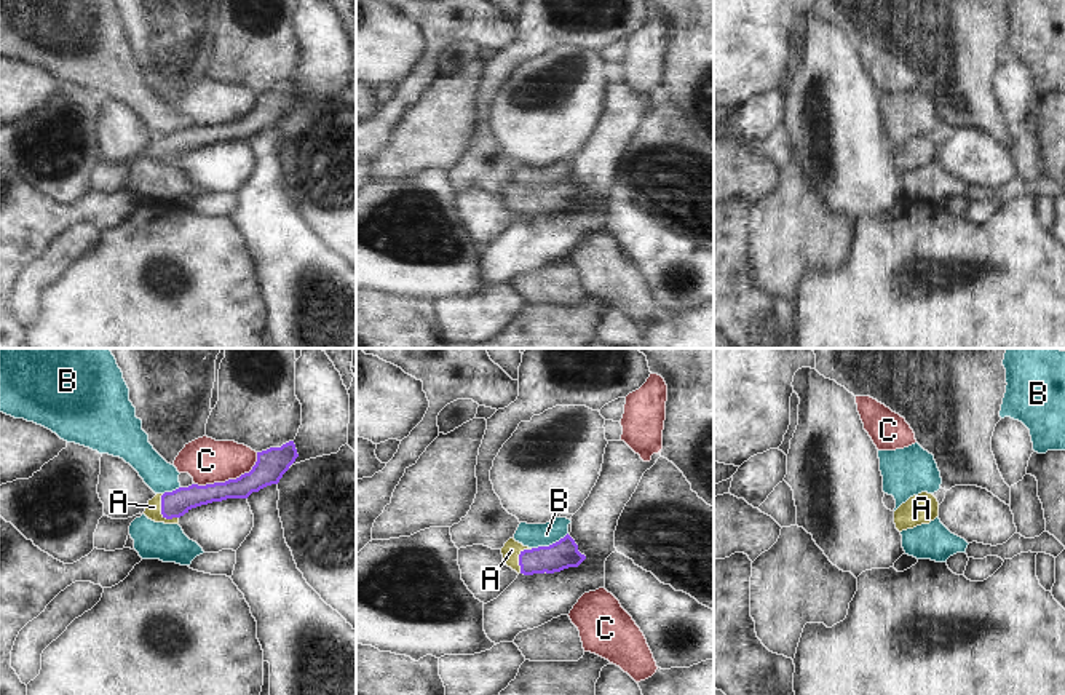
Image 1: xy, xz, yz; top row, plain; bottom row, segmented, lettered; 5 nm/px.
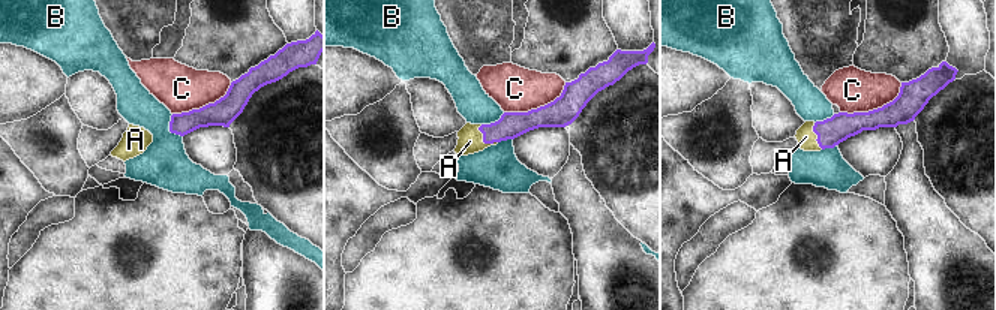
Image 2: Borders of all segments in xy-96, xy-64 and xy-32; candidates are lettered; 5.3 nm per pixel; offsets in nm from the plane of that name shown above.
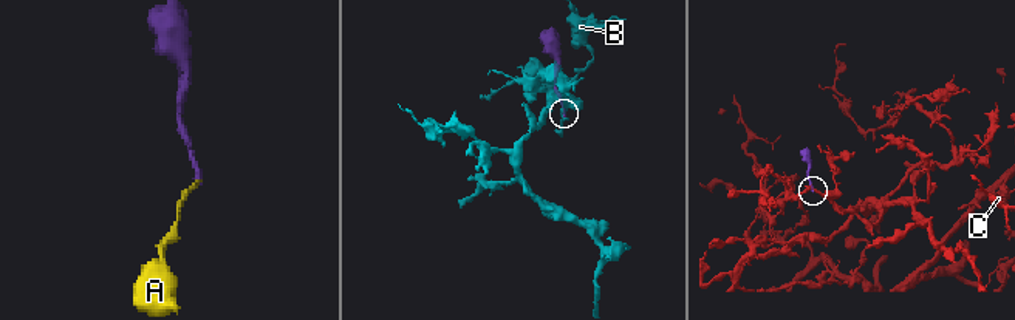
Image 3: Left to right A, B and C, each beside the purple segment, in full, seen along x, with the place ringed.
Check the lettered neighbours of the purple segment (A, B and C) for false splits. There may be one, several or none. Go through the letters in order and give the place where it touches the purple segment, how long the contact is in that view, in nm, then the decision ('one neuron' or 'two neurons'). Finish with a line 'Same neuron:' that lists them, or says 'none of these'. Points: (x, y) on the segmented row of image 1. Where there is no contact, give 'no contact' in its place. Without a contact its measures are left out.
A: contact xy (162, 512); length 150 nm; one neuron
B: contact xz (550, 545); length 200 nm; two neurons
C: contact xy (230, 480); length 360 nm; two neurons
Same neuron: A

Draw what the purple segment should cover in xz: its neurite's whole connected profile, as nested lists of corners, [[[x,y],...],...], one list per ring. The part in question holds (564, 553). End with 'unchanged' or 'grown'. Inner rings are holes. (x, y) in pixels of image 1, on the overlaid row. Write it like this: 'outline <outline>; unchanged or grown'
outline [[[567,534],[549,546],[529,548],[509,538],[501,548],[508,567],[517,574],[554,574],[568,567],[578,567],[586,556],[578,551],[578,545]]]; grown

